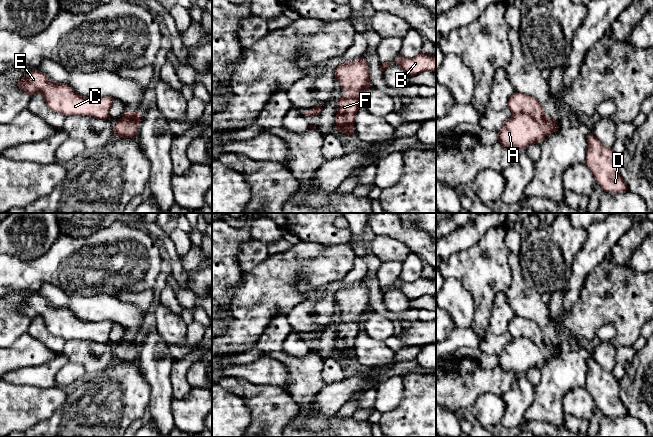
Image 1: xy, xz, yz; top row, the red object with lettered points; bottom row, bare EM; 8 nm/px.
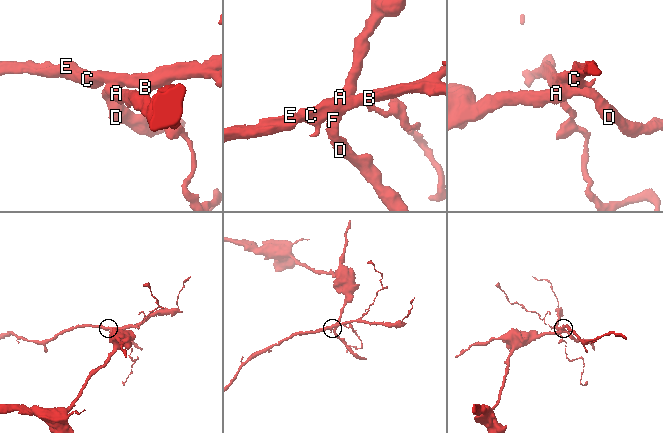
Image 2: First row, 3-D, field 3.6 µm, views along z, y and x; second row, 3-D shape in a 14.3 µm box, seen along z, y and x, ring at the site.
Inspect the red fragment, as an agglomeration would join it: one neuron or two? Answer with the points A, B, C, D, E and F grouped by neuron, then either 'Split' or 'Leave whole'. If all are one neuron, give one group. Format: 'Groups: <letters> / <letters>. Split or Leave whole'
Groups: A D F / B C E. Split

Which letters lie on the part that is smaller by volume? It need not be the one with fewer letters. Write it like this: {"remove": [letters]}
{"remove": ["B", "C", "E"]}

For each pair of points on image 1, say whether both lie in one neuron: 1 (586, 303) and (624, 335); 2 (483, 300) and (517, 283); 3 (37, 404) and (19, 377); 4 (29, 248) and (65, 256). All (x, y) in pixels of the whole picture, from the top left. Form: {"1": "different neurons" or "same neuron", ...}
{"1": "same neuron", "2": "different neurons", "3": "different neurons", "4": "different neurons"}

